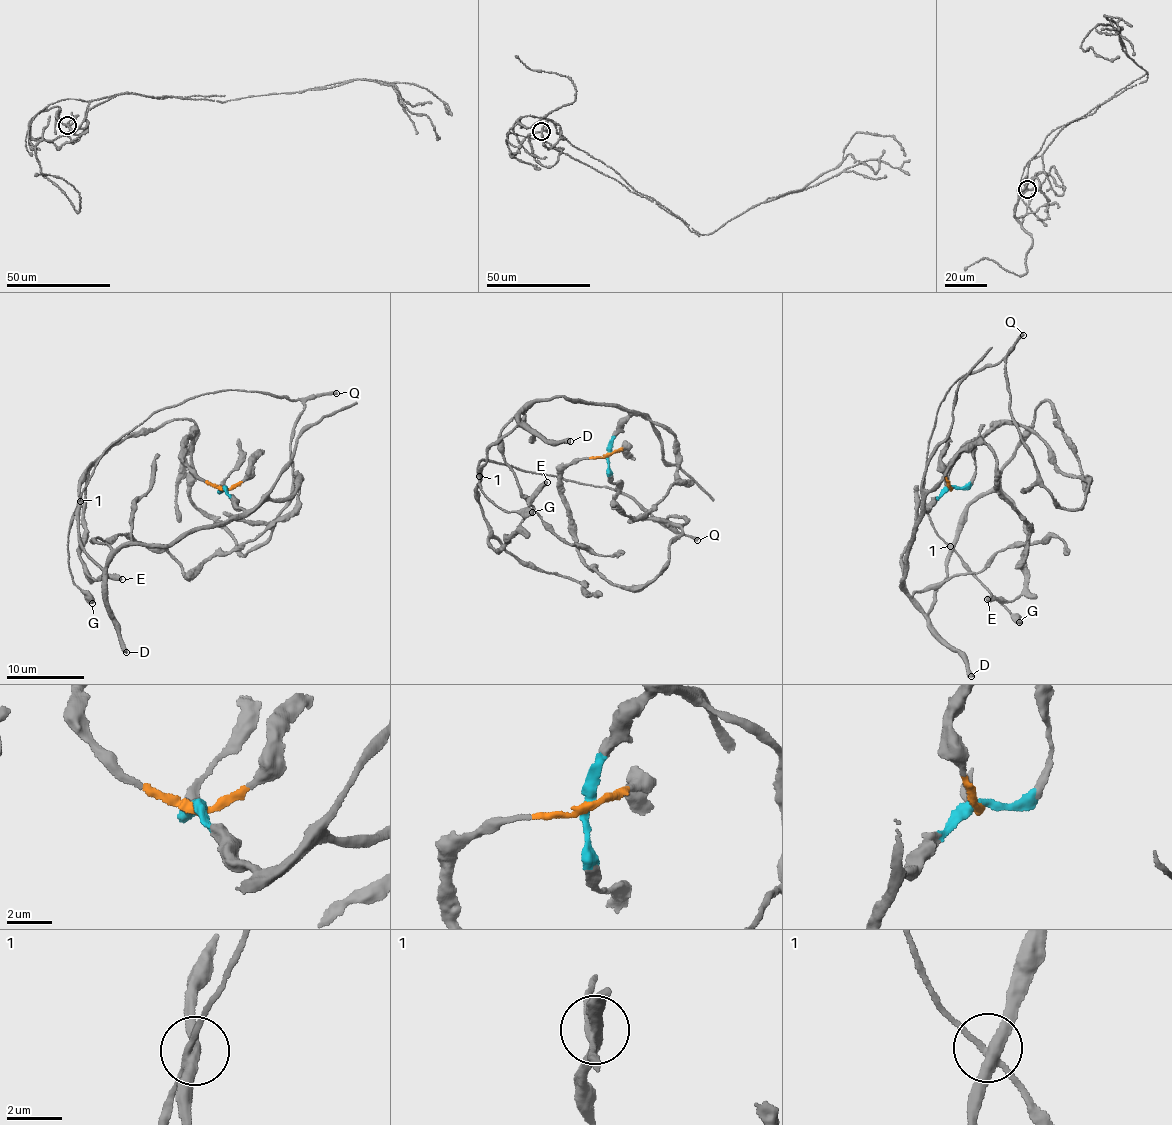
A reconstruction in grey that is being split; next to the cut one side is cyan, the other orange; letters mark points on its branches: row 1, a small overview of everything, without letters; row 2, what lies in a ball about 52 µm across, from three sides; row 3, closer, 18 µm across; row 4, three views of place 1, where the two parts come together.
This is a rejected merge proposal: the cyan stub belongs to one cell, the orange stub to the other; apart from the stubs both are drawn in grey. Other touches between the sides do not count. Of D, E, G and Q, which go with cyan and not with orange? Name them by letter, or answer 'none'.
D, E

